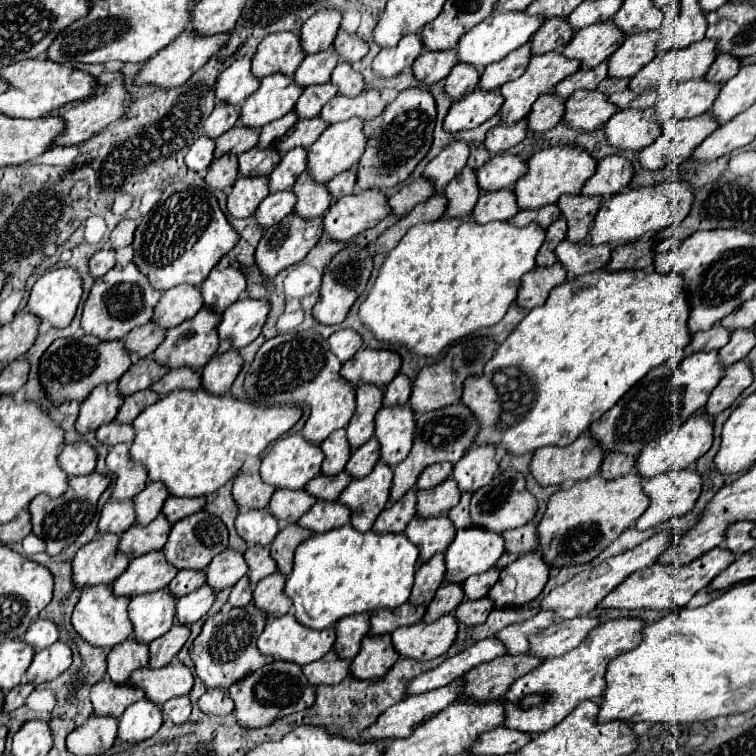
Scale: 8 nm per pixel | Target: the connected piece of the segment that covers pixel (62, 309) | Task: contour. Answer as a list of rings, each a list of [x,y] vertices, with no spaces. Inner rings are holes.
[[[61,267],[45,273],[33,285],[25,311],[49,323],[55,329],[67,327],[75,317],[81,301],[81,277],[71,267]]]

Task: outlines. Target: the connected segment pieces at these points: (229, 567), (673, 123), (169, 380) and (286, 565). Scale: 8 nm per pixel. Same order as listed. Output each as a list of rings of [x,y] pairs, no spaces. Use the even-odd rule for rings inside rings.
[[[225,549],[221,555],[213,557],[207,569],[207,585],[219,593],[225,587],[233,587],[247,573],[247,563],[241,553]]]
[[[709,113],[681,121],[669,119],[661,125],[661,135],[649,147],[639,151],[639,165],[647,171],[657,171],[667,163],[683,163],[715,129],[717,123]]]
[[[173,369],[173,371],[165,373],[165,377],[161,377],[161,381],[151,385],[151,389],[157,391],[159,397],[169,395],[173,389],[197,391],[199,387],[201,387],[199,371],[191,371],[191,369]]]
[[[289,525],[289,527],[285,527],[283,531],[277,533],[277,537],[271,543],[271,557],[275,559],[279,573],[283,573],[283,575],[289,575],[291,573],[295,547],[301,541],[309,539],[309,537],[311,537],[311,531],[301,529],[297,525]]]

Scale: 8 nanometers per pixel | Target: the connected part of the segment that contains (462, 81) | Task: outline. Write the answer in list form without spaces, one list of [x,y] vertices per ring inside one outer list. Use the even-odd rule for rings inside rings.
[[[457,63],[451,73],[445,77],[445,85],[443,85],[443,93],[455,103],[461,101],[461,97],[469,95],[479,81],[479,71],[471,65],[463,65]]]

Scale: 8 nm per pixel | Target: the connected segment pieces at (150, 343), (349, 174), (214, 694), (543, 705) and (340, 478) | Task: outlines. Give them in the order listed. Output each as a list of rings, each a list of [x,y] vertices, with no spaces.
[[[147,323],[143,327],[133,329],[123,339],[123,345],[125,345],[125,349],[129,353],[135,353],[139,357],[147,357],[147,355],[151,355],[157,349],[157,345],[163,341],[163,337],[165,337],[165,331],[163,329],[159,329],[153,323]]]
[[[349,169],[349,171],[343,171],[341,175],[333,177],[327,183],[327,189],[329,189],[329,195],[333,199],[341,199],[345,195],[351,195],[355,191],[355,171]]]
[[[209,689],[199,697],[197,705],[205,715],[229,715],[233,711],[233,701],[229,699],[229,693],[221,689]]]
[[[639,617],[609,619],[607,623],[593,629],[579,647],[555,659],[545,659],[537,669],[517,679],[517,683],[511,685],[511,689],[505,693],[505,701],[507,701],[505,725],[527,733],[549,731],[549,727],[561,723],[577,707],[577,703],[583,703],[585,699],[601,697],[605,693],[607,663],[619,657],[621,653],[637,647],[641,643],[645,625],[647,623]]]
[[[345,471],[333,477],[317,475],[313,481],[309,481],[309,485],[305,485],[305,491],[319,501],[335,501],[349,483],[351,483],[351,477]]]

